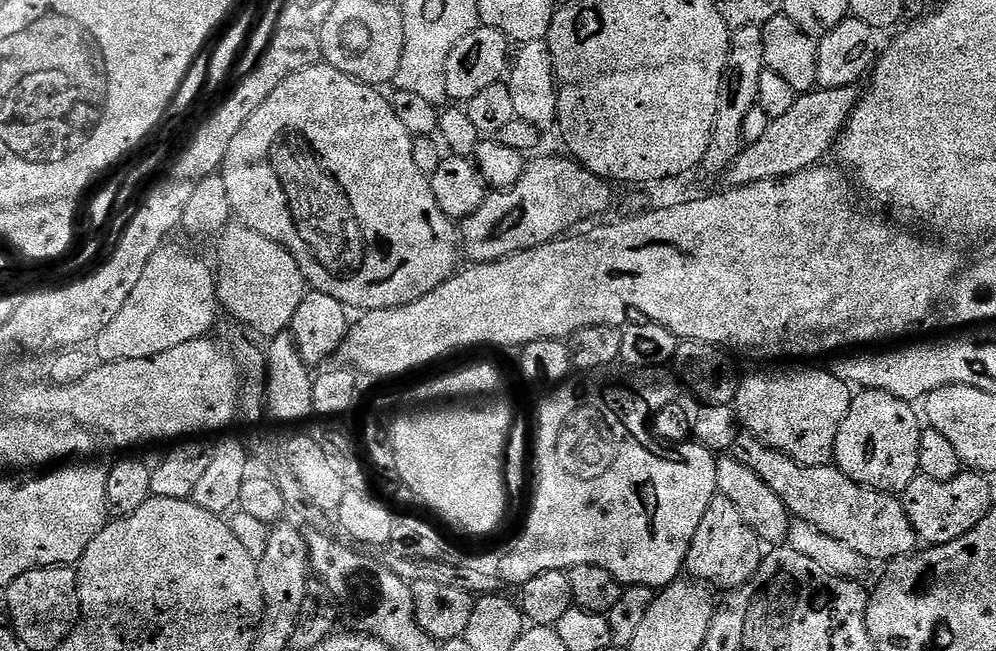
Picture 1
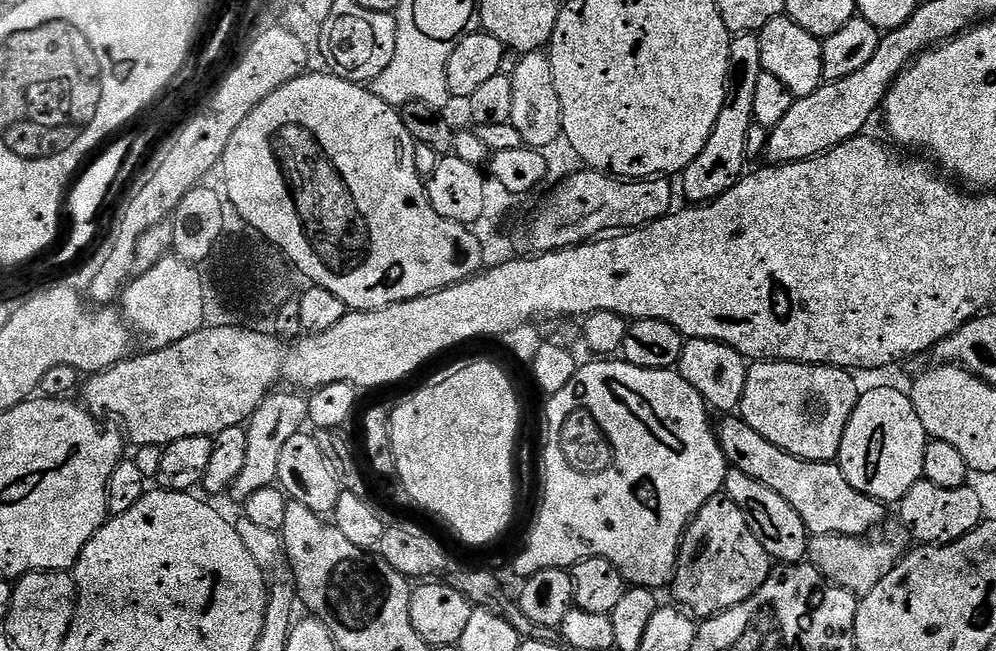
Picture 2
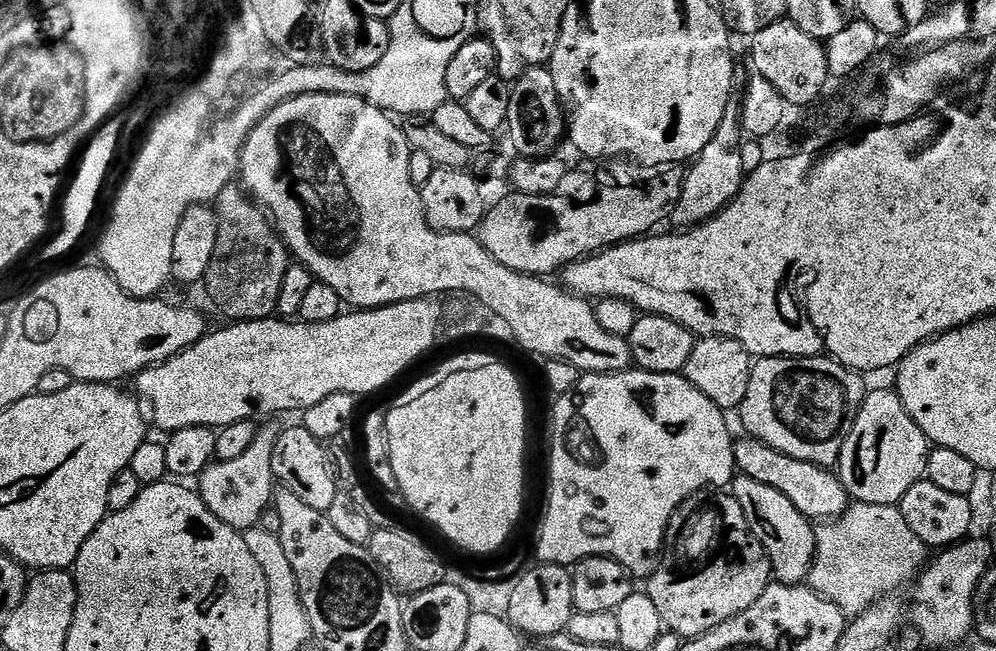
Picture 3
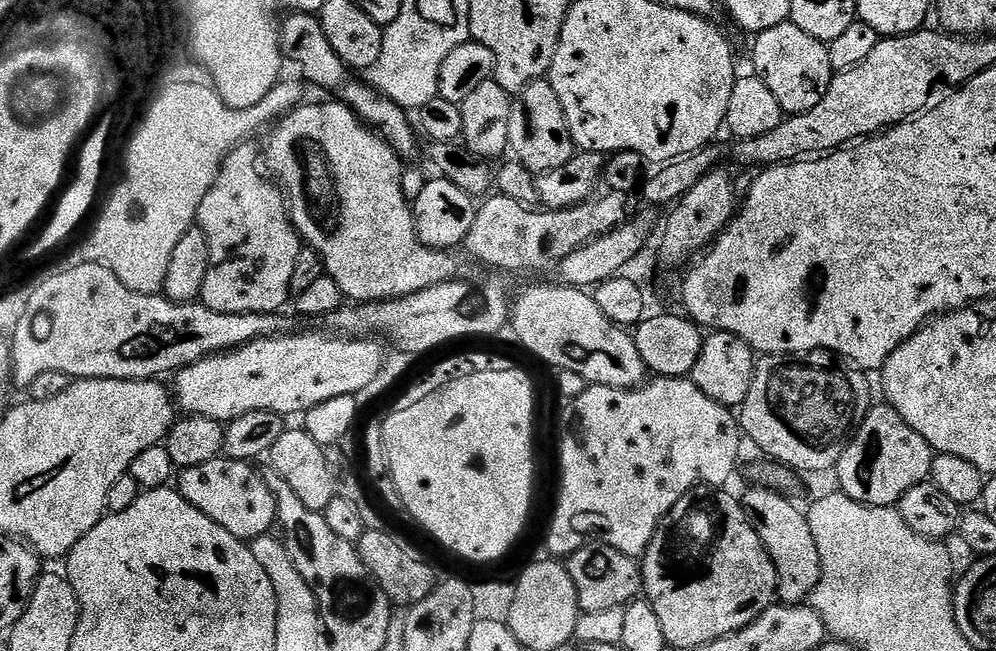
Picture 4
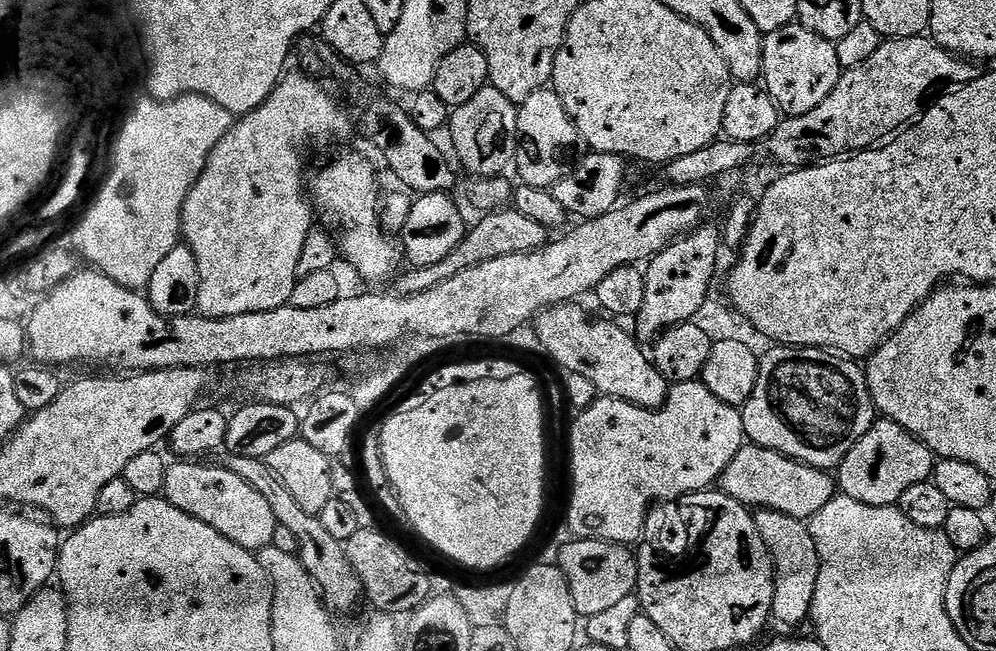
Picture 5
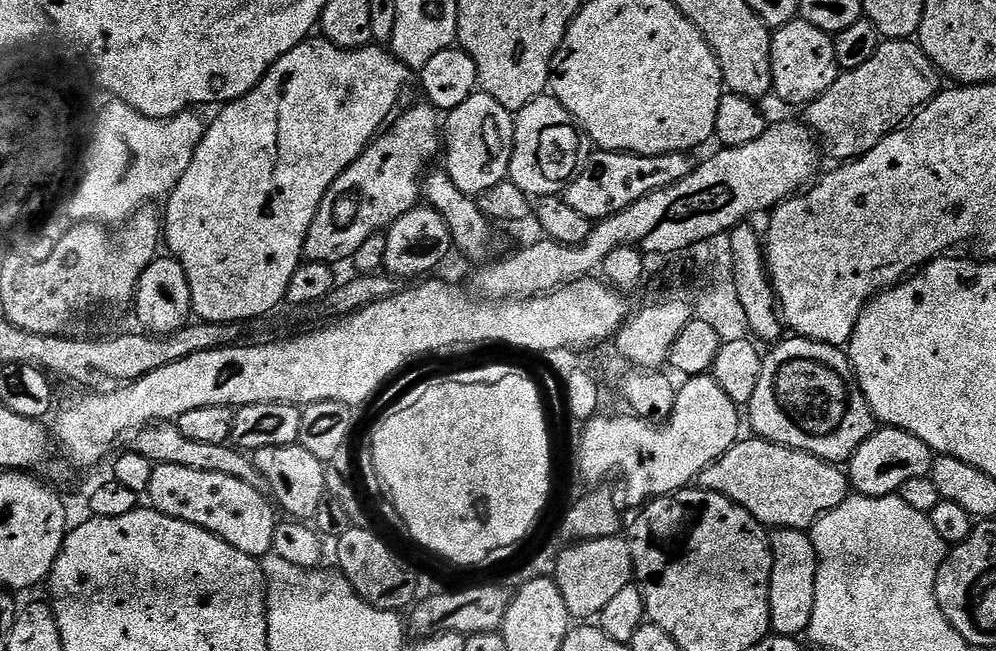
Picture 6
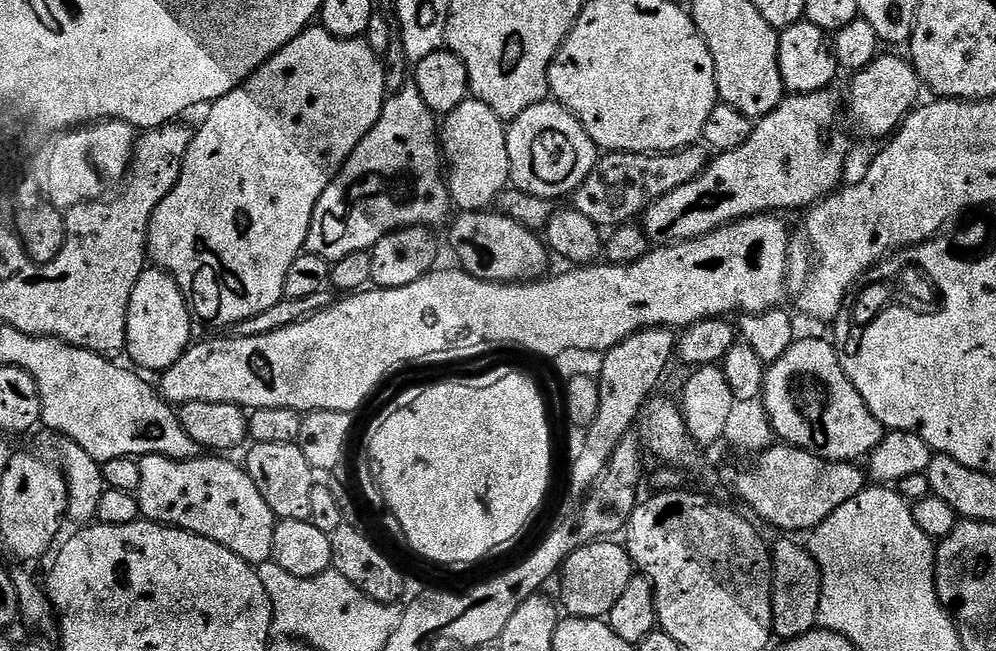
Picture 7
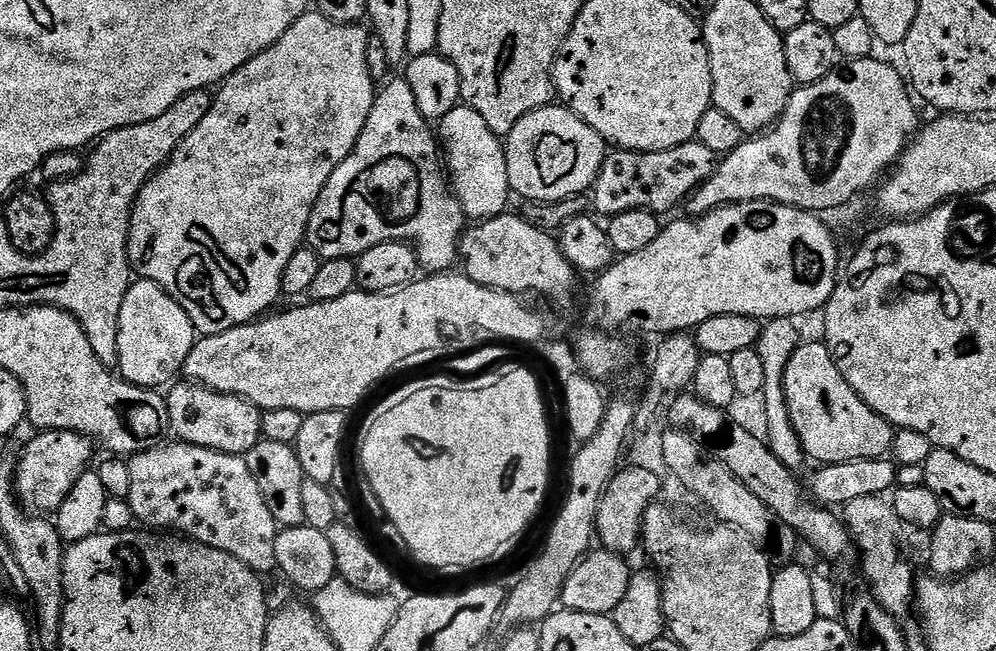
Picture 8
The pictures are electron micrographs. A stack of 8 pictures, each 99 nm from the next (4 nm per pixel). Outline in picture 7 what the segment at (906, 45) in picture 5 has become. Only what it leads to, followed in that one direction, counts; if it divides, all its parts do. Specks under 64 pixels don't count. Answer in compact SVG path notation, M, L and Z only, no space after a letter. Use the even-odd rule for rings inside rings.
M877 55L870 66L851 77L852 85L848 88L848 104L846 100L846 116L852 119L852 124L864 136L872 140L883 141L891 137L908 117L909 112L917 107L921 99L922 85L920 76L911 59L900 56ZM917 99L917 100L916 100ZM884 136L884 137L883 137Z

